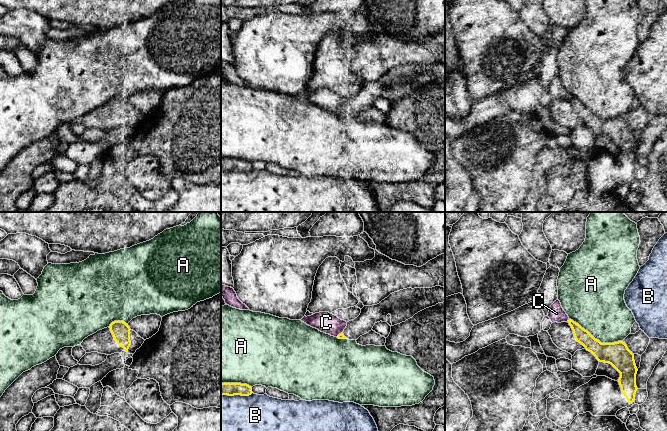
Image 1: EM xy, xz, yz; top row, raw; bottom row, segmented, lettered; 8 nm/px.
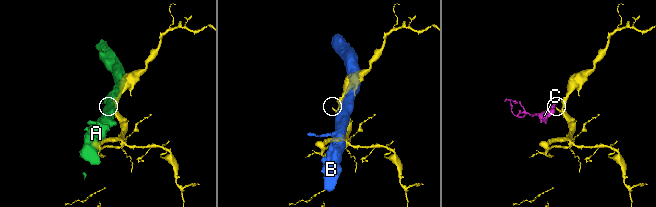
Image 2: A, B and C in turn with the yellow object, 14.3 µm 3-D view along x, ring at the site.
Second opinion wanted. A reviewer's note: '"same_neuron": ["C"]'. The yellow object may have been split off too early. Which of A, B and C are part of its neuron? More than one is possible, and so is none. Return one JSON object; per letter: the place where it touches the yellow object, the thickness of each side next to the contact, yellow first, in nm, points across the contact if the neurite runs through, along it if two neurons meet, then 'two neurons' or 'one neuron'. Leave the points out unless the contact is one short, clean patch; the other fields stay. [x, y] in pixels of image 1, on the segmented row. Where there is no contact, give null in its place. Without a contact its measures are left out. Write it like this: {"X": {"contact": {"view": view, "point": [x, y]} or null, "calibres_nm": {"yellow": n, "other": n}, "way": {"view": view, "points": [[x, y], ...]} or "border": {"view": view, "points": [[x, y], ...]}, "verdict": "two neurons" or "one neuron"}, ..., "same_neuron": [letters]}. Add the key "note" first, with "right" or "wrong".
{"note": "wrong", "A": {"contact": {"view": "yz", "point": [596, 339]}, "calibres_nm": {"yellow": 200, "other": 400}, "verdict": "two neurons"}, "B": {"contact": {"view": "xz", "point": [236, 394]}, "calibres_nm": {"yellow": 110, "other": 280}, "verdict": "two neurons"}, "C": {"contact": {"view": "yz", "point": [568, 320]}, "calibres_nm": {"yellow": 120, "other": 130}, "verdict": "two neurons"}, "same_neuron": []}

